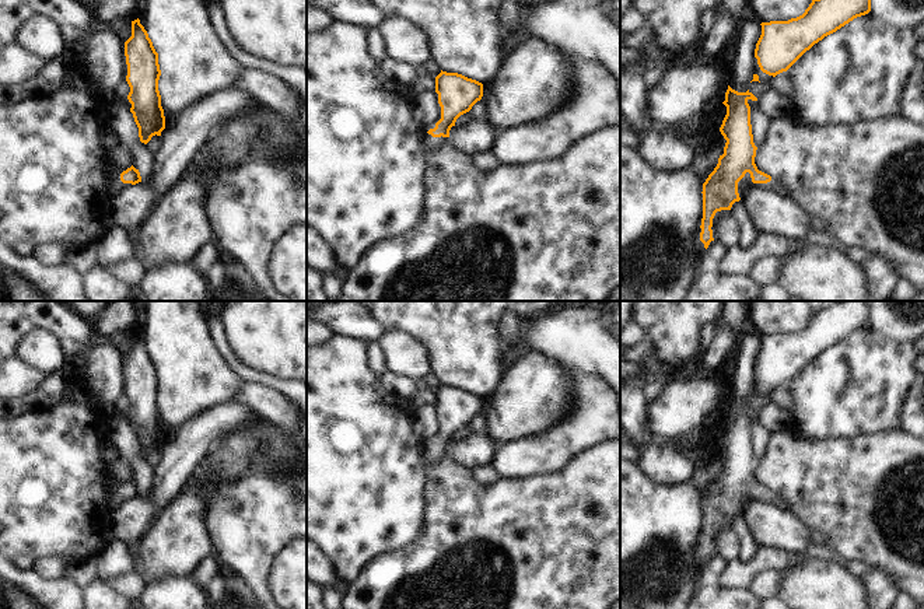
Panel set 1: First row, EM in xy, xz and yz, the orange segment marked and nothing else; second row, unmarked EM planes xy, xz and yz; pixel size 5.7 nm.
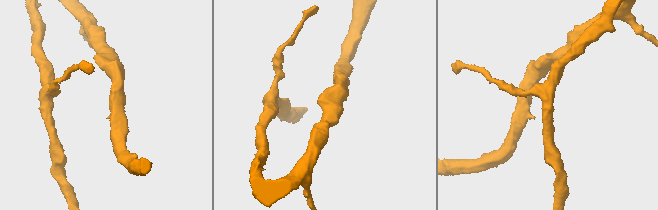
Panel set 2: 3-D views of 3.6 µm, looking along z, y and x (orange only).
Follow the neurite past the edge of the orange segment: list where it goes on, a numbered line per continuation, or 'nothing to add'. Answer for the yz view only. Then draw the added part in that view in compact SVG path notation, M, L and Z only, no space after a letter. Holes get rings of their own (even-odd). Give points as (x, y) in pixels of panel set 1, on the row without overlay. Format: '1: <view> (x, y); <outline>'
1: yz (773, 499); M771 491L771 494L767 497L755 497L755 501L776 505L784 511L792 512L790 504L781 496L776 494L774 491Z

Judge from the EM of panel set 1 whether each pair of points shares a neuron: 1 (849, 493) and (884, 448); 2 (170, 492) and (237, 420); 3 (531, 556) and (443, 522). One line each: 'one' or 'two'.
1: one
2: one
3: one

